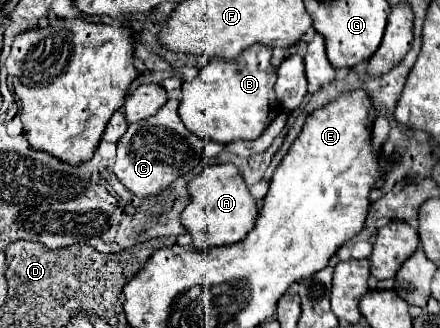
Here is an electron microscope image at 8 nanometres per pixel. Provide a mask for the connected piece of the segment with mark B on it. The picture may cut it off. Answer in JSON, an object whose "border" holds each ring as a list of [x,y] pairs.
{"border":[[[262,43],[248,47],[234,61],[210,59],[192,81],[182,83],[180,119],[188,131],[204,141],[228,145],[238,139],[258,139],[282,111],[274,95],[274,83],[276,67],[272,67],[272,49]]]}

